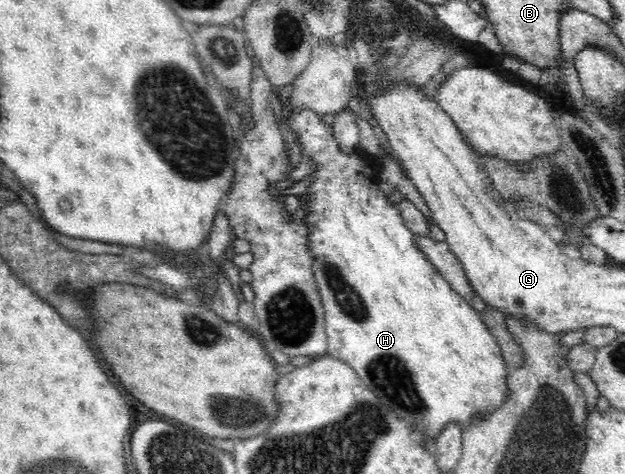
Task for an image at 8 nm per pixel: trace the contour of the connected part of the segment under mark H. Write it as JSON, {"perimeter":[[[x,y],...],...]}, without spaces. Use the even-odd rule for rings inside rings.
{"perimeter":[[[290,104],[283,105],[284,113],[280,113],[282,124],[280,128],[292,131],[292,135],[300,142],[302,157],[309,157],[317,165],[317,169],[309,175],[310,187],[299,197],[301,203],[307,205],[304,211],[305,225],[310,236],[308,236],[309,250],[311,251],[312,271],[317,283],[322,305],[325,309],[325,330],[328,338],[328,349],[326,355],[334,359],[346,362],[360,376],[363,383],[368,386],[380,398],[384,405],[390,407],[402,420],[410,421],[412,426],[418,430],[419,439],[436,438],[441,435],[447,423],[456,422],[462,426],[462,431],[469,428],[469,425],[480,416],[487,416],[490,412],[496,411],[508,397],[506,378],[507,367],[503,360],[501,347],[496,338],[488,332],[483,319],[472,308],[469,301],[463,298],[452,286],[442,277],[434,264],[430,263],[428,257],[420,251],[418,244],[414,242],[414,235],[404,223],[400,206],[388,202],[386,195],[378,189],[380,187],[380,166],[370,157],[367,152],[354,150],[344,152],[338,146],[338,140],[332,131],[332,125],[322,121],[312,109],[302,109],[297,114],[290,114]]]}

